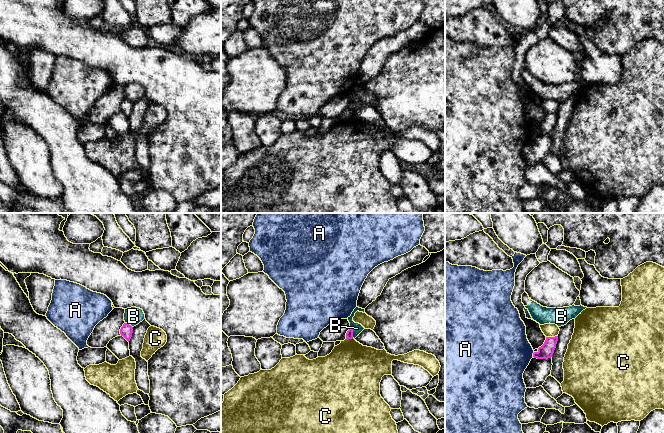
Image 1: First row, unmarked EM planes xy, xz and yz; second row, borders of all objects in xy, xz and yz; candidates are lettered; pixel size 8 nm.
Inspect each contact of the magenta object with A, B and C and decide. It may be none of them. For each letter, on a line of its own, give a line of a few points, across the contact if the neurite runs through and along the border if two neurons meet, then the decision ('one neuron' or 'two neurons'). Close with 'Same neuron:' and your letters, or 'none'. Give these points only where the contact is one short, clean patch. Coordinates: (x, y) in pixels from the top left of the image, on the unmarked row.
A: two neurons
B: line xz (350, 102), (353, 113); two neurons
C: line yz (557, 111), (546, 113); two neurons
Same neuron: none

